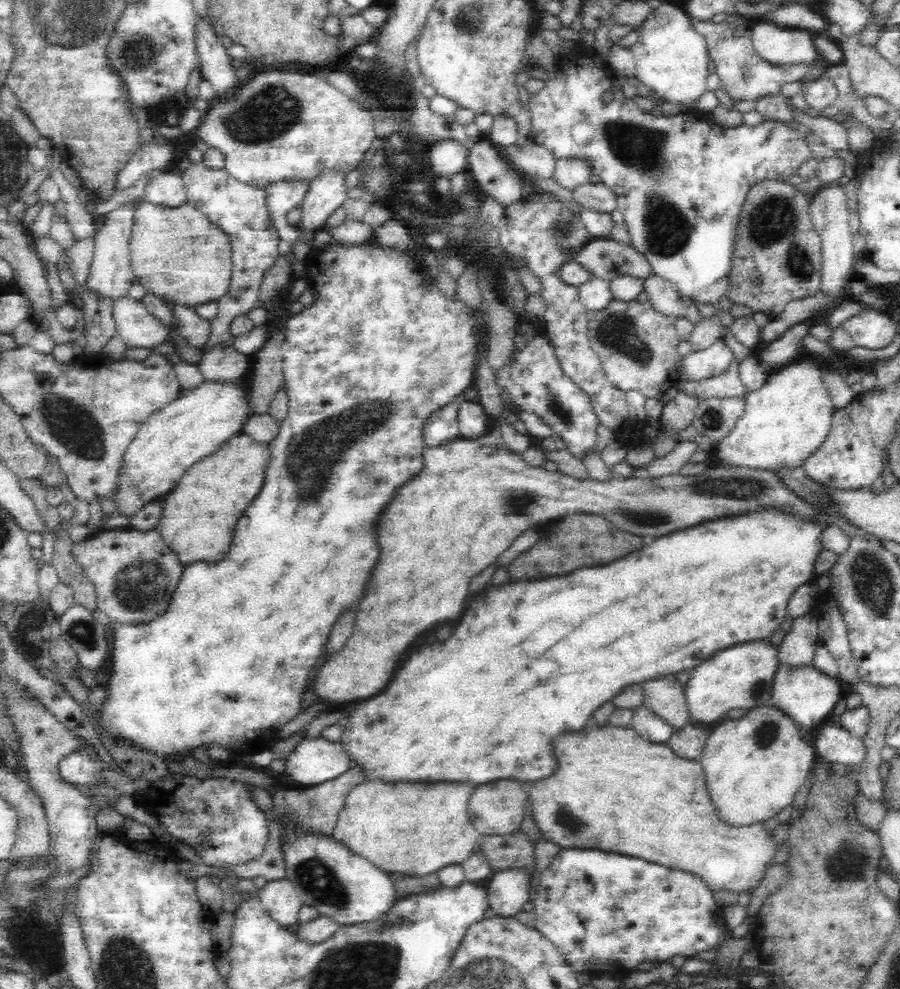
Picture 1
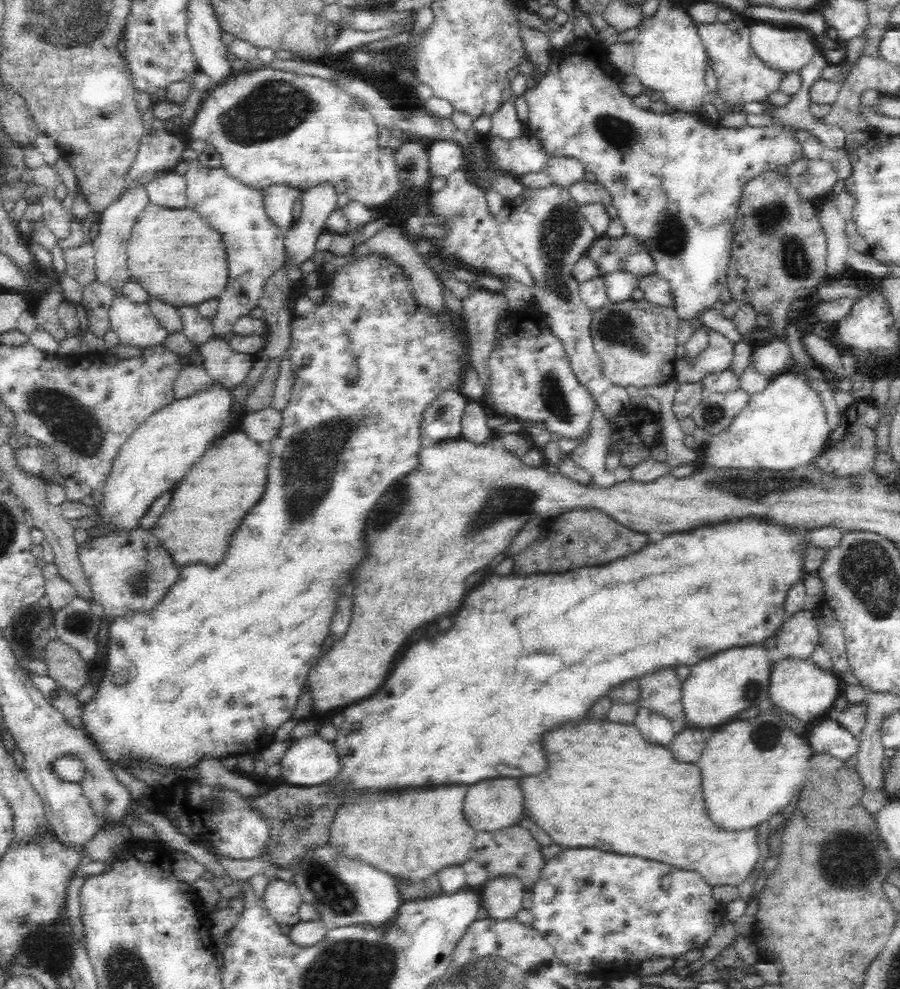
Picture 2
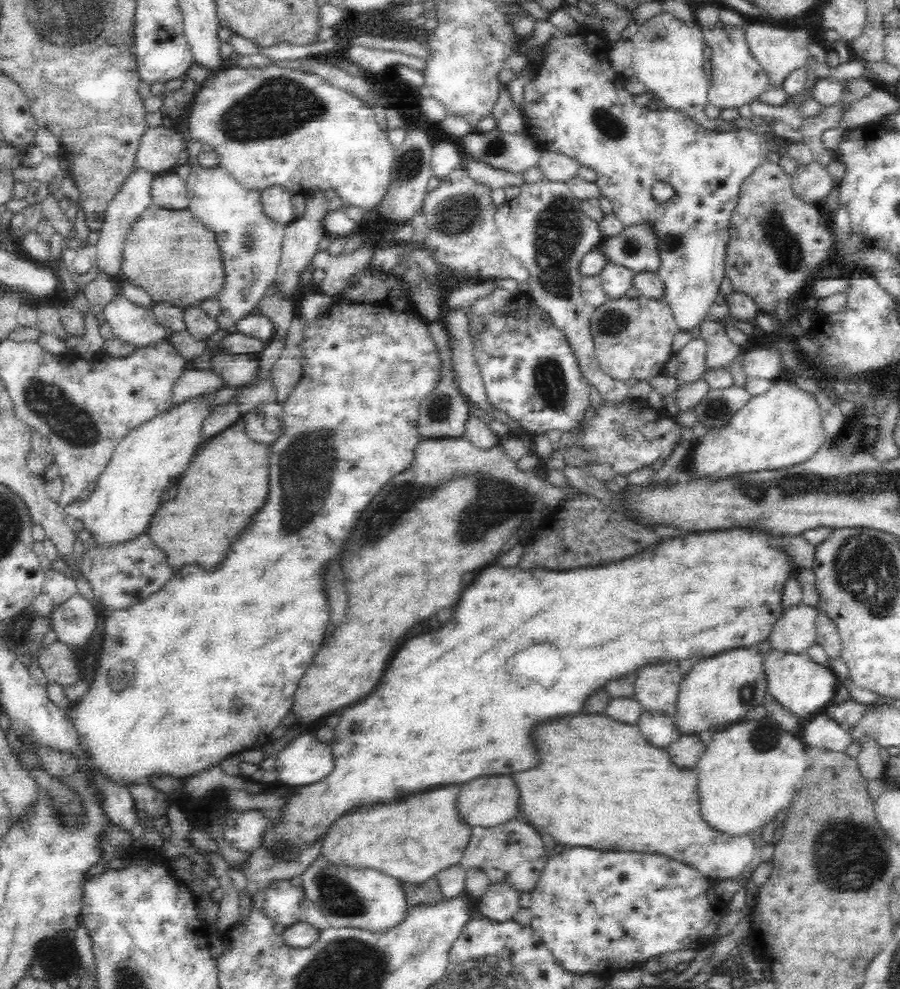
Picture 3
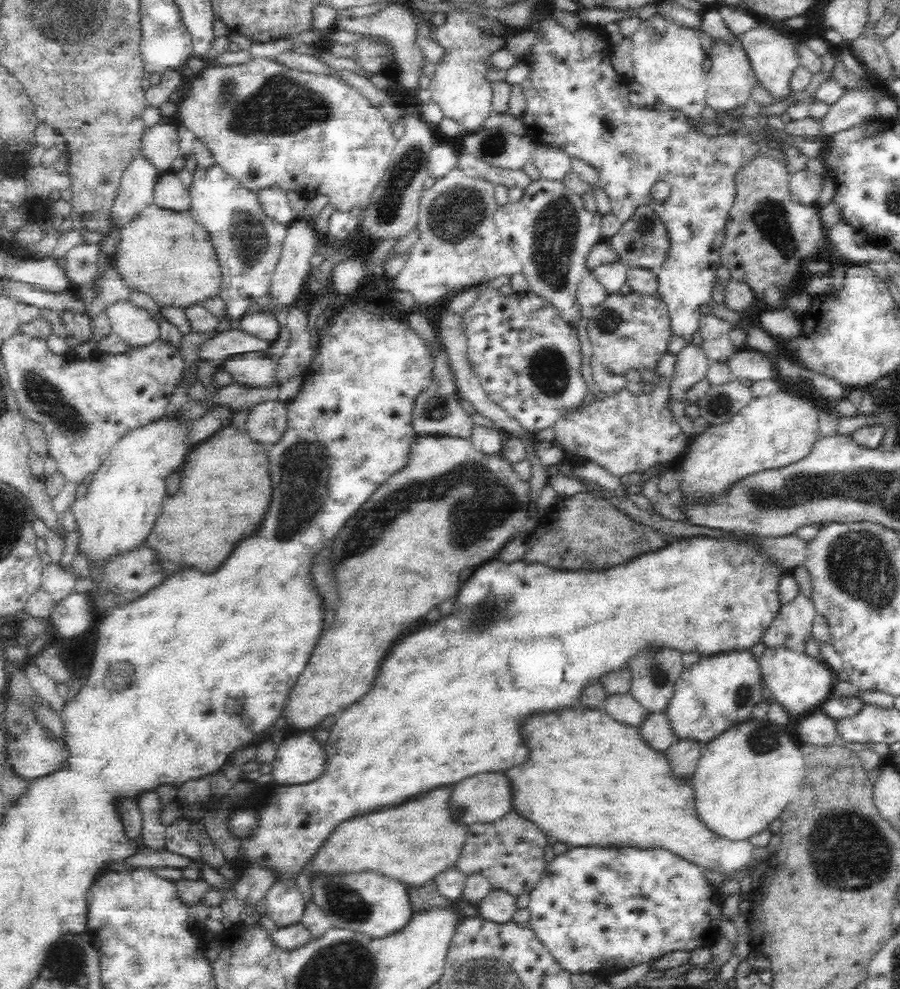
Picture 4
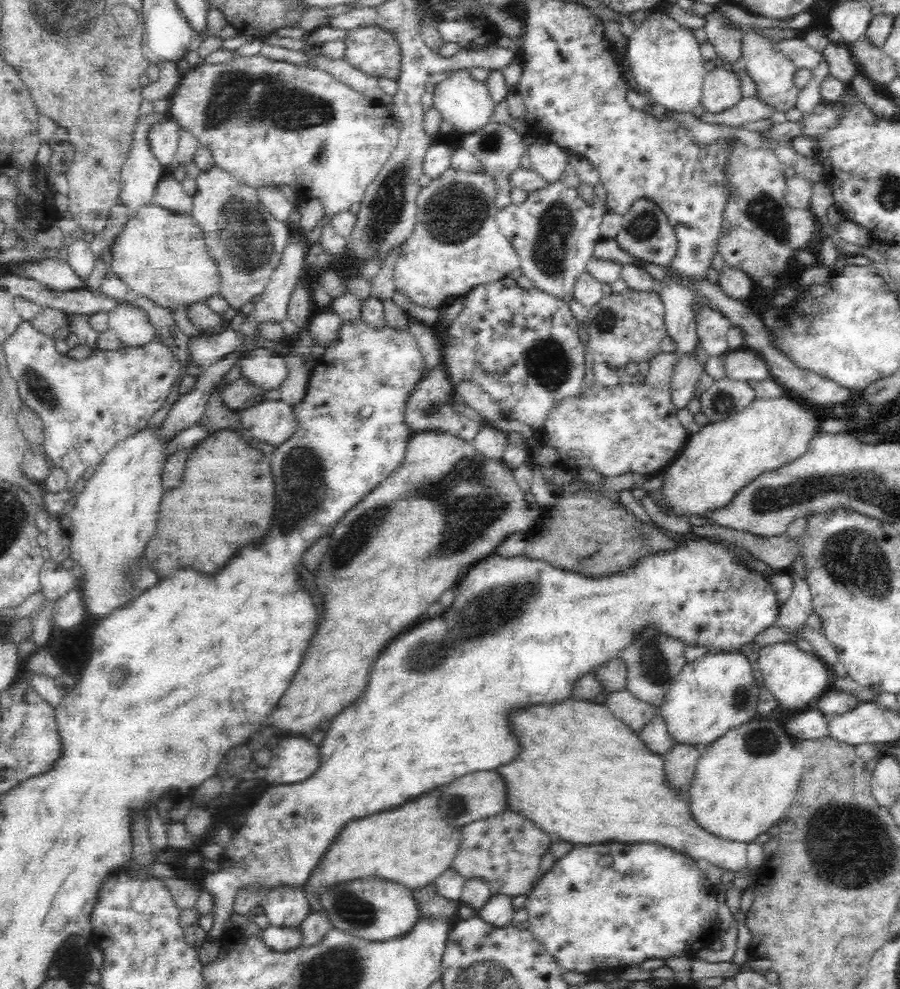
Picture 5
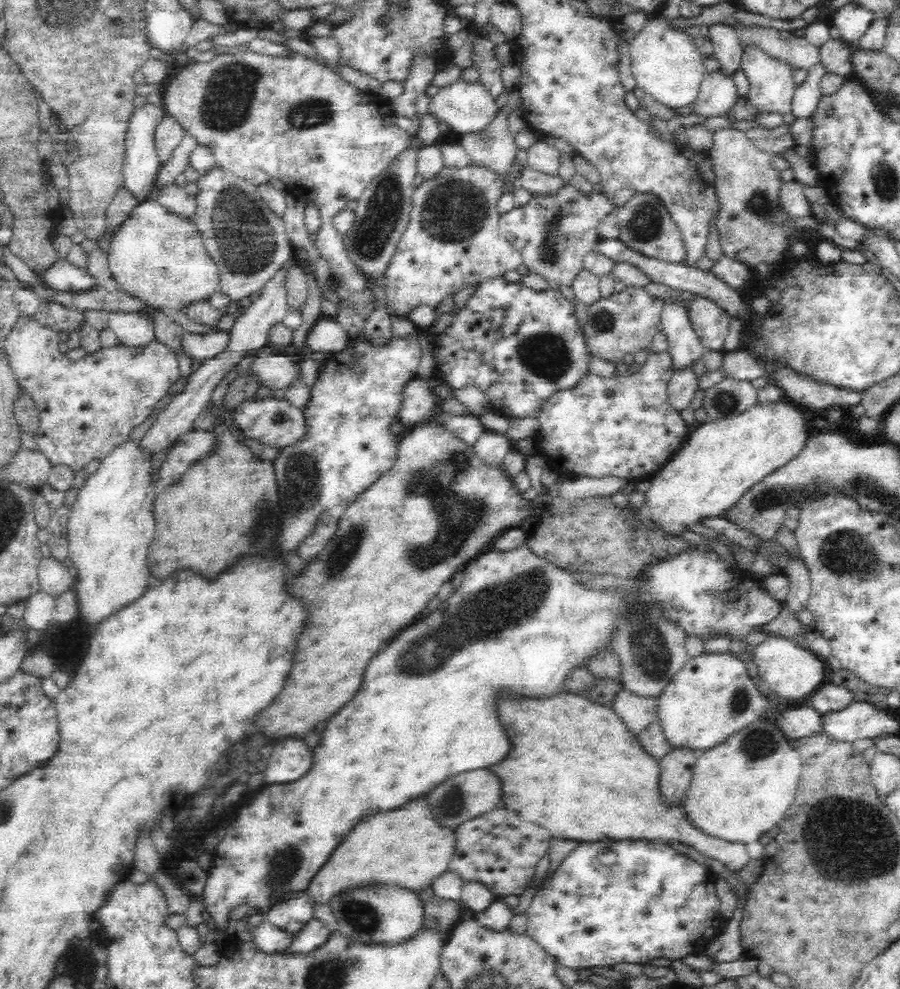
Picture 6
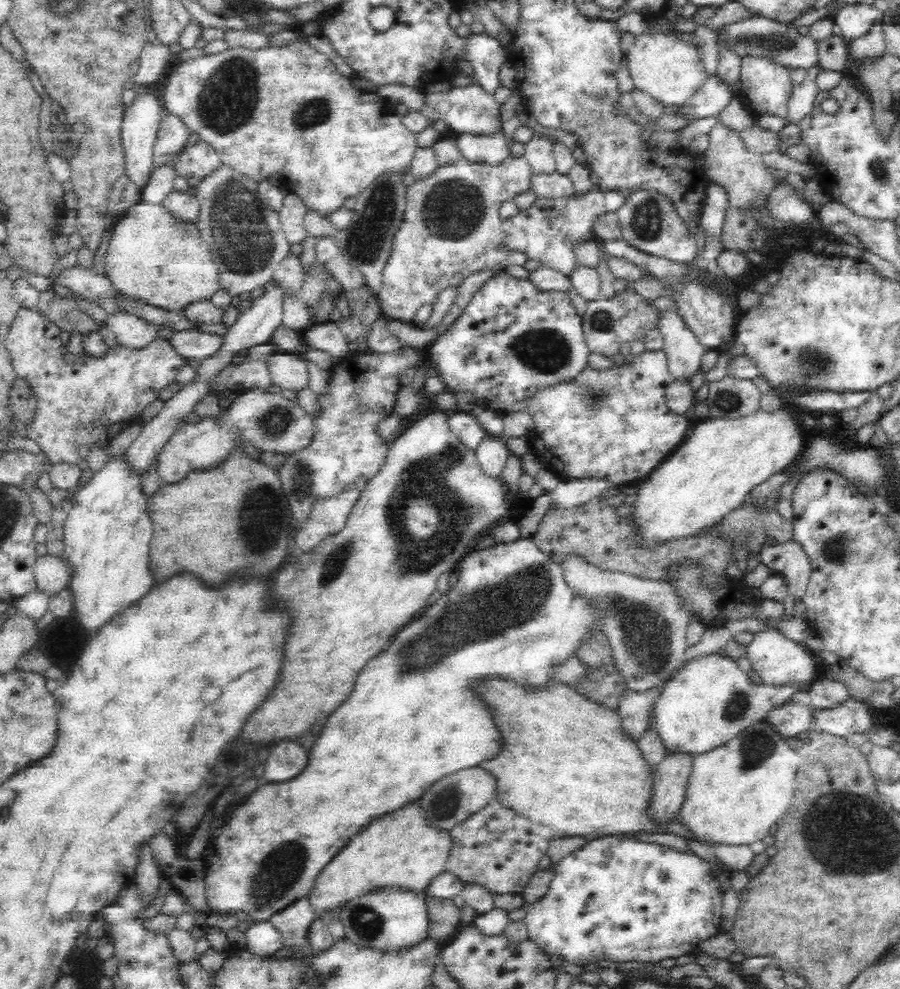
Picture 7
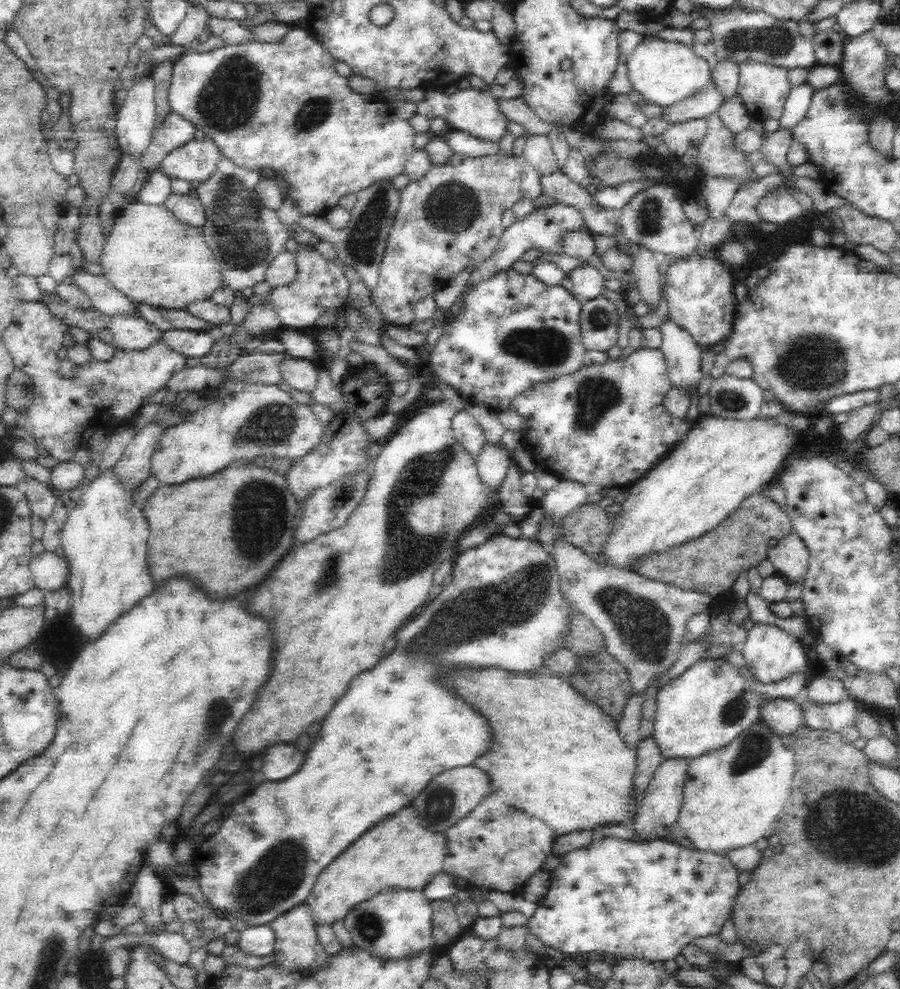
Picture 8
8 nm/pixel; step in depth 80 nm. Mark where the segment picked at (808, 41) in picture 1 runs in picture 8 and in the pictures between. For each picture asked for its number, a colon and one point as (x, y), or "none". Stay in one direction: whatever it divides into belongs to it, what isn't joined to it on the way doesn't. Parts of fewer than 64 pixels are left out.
2: (783, 49)
3: (779, 52)
4: (773, 57)
5: (773, 72)
6: (771, 87)
7: (766, 86)
8: (763, 88)

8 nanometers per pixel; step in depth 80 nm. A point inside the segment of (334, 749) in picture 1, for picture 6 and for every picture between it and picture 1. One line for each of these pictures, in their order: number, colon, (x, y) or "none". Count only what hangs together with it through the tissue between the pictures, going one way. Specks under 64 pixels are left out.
2: (309, 761)
3: (305, 760)
4: (299, 759)
5: (294, 759)
6: (290, 759)

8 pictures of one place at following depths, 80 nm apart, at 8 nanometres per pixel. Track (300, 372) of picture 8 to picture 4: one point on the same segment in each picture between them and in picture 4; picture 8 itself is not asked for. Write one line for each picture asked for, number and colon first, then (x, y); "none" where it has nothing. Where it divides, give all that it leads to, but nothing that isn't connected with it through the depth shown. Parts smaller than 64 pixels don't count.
4: (255, 369)
5: (268, 372)
6: (276, 371)
7: (289, 371)

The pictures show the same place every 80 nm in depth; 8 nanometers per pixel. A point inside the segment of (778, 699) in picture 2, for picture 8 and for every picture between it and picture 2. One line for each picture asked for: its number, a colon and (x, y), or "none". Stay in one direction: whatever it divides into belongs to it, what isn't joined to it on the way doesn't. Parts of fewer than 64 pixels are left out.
3: (802, 686)
4: (800, 683)
5: (796, 678)
6: (793, 672)
7: (776, 660)
8: (771, 654)

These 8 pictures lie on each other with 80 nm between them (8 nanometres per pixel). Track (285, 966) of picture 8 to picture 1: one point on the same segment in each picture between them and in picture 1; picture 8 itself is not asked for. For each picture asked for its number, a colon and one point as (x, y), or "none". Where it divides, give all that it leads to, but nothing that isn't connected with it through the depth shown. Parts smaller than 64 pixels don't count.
1: (280, 899)
2: (282, 899)
3: (283, 901)
4: (285, 905)
5: (286, 907)
6: (290, 915)
7: (293, 923)

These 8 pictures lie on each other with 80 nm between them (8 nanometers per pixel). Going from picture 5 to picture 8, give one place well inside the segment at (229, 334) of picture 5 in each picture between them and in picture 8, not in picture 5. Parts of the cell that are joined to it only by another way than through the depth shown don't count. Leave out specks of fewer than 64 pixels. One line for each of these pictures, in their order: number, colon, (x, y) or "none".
6: (201, 347)
7: (191, 344)
8: (190, 343)

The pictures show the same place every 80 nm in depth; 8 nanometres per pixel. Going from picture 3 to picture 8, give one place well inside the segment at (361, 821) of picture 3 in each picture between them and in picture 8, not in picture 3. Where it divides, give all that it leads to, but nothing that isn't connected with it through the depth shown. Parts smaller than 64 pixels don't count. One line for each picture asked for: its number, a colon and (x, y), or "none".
4: (413, 842)
5: (410, 845)
6: (407, 847)
7: (402, 850)
8: (400, 853)

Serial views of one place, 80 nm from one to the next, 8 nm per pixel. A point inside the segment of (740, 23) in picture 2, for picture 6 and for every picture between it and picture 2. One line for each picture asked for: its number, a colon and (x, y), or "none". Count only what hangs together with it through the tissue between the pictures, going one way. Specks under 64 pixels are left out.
3: (737, 80)
4: (729, 82)
5: (721, 90)
6: (717, 94)

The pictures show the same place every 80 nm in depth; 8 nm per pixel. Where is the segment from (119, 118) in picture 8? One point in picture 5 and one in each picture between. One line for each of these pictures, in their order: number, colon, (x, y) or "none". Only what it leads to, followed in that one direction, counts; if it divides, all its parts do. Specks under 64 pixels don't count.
5: (141, 172)
6: (141, 165)
7: (142, 119)

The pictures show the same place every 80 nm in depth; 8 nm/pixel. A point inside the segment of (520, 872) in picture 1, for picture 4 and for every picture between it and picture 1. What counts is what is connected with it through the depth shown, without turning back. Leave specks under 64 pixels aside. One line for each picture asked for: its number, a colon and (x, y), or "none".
2: (501, 897)
3: (500, 903)
4: (498, 906)

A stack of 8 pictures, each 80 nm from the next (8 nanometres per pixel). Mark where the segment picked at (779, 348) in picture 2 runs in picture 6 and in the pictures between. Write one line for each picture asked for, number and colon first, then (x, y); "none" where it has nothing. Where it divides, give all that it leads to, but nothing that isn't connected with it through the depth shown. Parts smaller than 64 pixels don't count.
3: (760, 362)
4: (752, 364)
5: (744, 364)
6: (741, 364)

